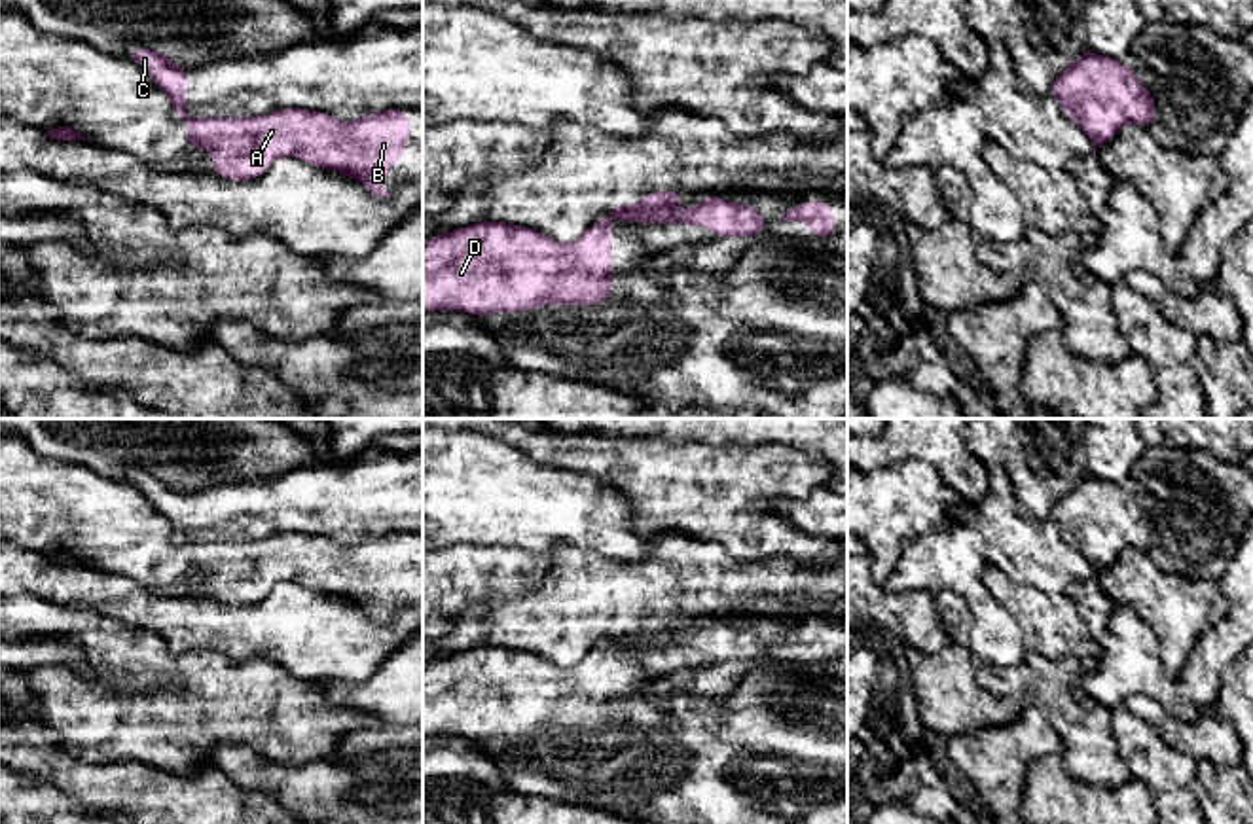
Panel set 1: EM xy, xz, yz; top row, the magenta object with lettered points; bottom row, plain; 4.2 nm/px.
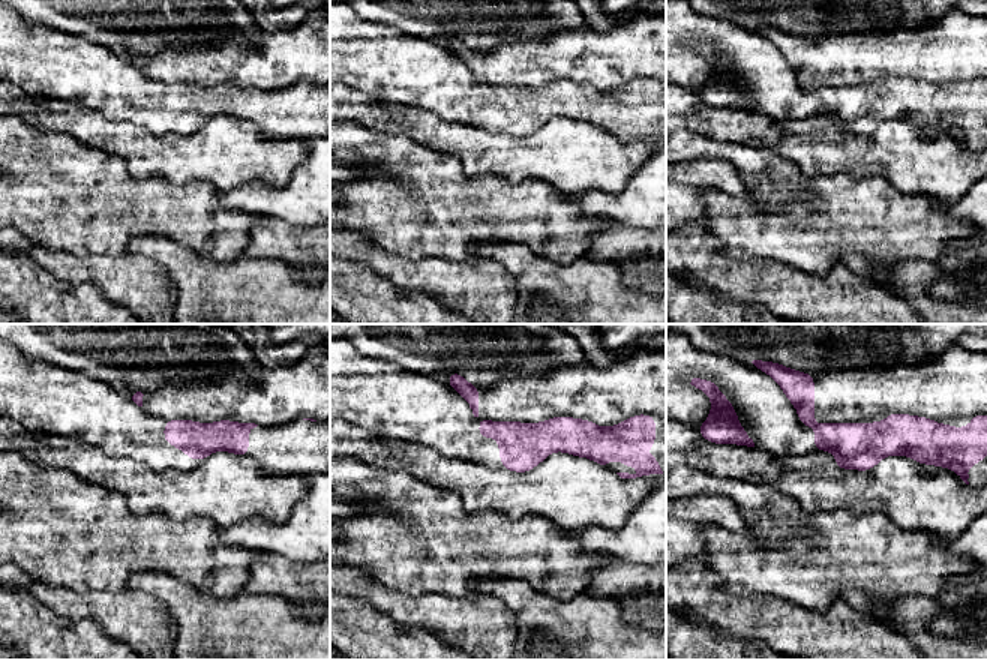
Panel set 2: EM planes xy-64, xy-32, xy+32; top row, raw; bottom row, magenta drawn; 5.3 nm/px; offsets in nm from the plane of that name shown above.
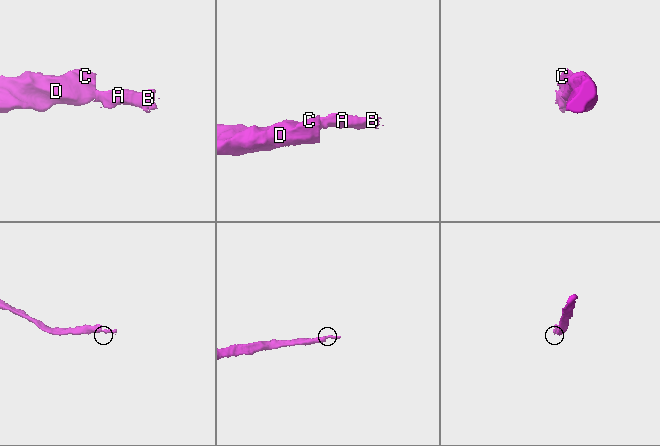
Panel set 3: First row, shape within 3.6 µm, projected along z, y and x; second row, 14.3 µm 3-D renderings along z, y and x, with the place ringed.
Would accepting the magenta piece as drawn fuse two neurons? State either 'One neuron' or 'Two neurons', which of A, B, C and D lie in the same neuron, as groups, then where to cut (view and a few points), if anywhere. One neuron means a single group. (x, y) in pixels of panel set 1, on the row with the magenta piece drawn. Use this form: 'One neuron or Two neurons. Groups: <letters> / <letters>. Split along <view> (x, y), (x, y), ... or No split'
Two neurons. Groups: A B / C D. Split along yz (1090, 137), (1100, 144)

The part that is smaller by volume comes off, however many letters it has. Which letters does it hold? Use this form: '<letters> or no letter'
A, B

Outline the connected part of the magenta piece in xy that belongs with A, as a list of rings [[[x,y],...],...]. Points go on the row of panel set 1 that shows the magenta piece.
[[[281,108],[258,117],[191,117],[182,119],[186,123],[186,146],[207,148],[212,157],[214,176],[233,182],[246,182],[262,176],[275,159],[298,157],[313,167],[328,169],[337,174],[358,180],[366,191],[375,197],[389,197],[390,191],[383,189],[381,180],[392,170],[389,163],[400,163],[402,153],[409,142],[409,112],[398,108],[387,108],[377,114],[366,114],[354,121],[341,121],[326,112],[311,112],[303,108]]]

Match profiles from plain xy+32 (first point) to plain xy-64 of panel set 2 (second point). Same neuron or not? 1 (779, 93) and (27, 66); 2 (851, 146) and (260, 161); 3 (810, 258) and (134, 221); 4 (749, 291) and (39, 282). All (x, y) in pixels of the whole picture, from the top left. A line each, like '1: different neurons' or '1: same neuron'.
1: same neuron
2: same neuron
3: same neuron
4: different neurons

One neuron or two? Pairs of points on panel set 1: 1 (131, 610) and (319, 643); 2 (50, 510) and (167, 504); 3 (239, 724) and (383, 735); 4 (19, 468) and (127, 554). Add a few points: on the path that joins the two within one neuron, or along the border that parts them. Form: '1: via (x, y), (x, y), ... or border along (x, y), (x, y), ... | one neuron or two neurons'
1: via (179, 622), (224, 629), (272, 629) | one neuron
2: border along (127, 482), (167, 521), (177, 540) | two neurons
3: border along (380, 722), (347, 732), (338, 745), (336, 760) | two neurons
4: via (38, 497), (69, 525), (99, 525) | one neuron

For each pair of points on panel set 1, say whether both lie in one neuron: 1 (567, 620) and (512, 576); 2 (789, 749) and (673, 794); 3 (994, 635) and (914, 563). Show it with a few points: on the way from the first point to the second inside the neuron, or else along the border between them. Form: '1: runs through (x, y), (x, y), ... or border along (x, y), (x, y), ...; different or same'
1: border along (550, 555), (550, 567), (531, 590), (488, 597); different
2: runs through (761, 764), (753, 768), (702, 768); same
3: runs through (984, 610), (980, 601), (939, 563); same

